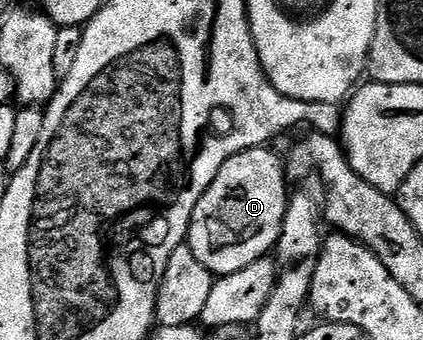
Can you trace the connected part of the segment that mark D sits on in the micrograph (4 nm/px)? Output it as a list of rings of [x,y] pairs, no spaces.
[[[271,147],[246,149],[230,157],[201,195],[187,229],[186,244],[212,273],[224,277],[249,267],[274,250],[287,210],[289,182],[285,161]]]

